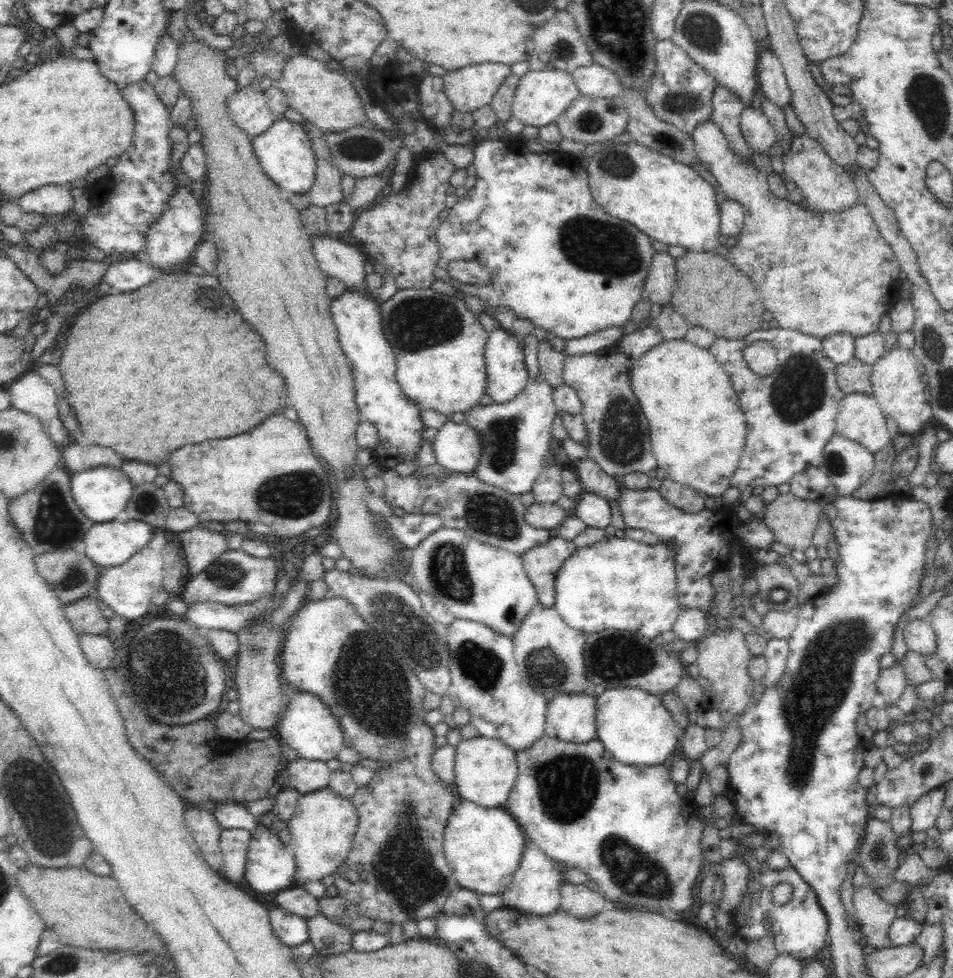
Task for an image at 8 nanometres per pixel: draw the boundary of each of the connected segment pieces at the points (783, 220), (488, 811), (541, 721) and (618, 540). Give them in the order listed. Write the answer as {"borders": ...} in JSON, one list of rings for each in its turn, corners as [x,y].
{"borders":[[[[713,118],[700,122],[691,137],[702,165],[714,175],[726,198],[740,203],[745,214],[741,234],[734,248],[729,247],[726,258],[740,272],[750,276],[756,290],[762,294],[764,308],[772,312],[778,326],[786,326],[820,340],[837,332],[859,337],[876,331],[882,316],[888,314],[899,296],[901,268],[890,245],[880,234],[869,208],[858,202],[840,212],[803,210],[798,203],[780,199],[770,192],[766,172],[758,169],[750,158],[732,150],[731,142]]],[[[461,799],[452,809],[448,826],[444,830],[444,854],[454,872],[459,887],[479,894],[498,894],[508,890],[513,876],[519,869],[524,852],[526,834],[521,826],[502,806],[484,808]]],[[[455,618],[454,622],[447,625],[447,645],[451,656],[449,669],[452,684],[449,690],[471,714],[470,723],[476,727],[479,736],[501,740],[516,752],[529,748],[533,742],[545,735],[548,699],[524,682],[513,655],[511,636],[500,634],[481,622]]],[[[611,531],[611,535],[587,548],[577,547],[562,566],[556,570],[554,580],[555,610],[562,620],[574,630],[586,634],[614,629],[637,633],[641,637],[654,639],[672,630],[680,614],[677,598],[677,582],[674,570],[674,549],[659,542],[654,546],[637,542]]]]}

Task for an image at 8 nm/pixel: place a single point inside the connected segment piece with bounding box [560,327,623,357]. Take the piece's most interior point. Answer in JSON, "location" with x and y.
{"location":[591,343]}

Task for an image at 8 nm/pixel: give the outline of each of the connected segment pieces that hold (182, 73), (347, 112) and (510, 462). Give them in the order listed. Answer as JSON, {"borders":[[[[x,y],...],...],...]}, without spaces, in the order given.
{"borders":[[[[186,34],[184,44],[178,52],[178,63],[173,77],[182,86],[181,92],[191,96],[192,123],[201,131],[200,141],[206,155],[209,185],[209,199],[206,202],[205,231],[202,240],[213,242],[218,251],[218,264],[214,270],[220,284],[230,294],[234,306],[240,310],[242,318],[262,336],[266,344],[268,364],[280,372],[286,380],[288,404],[296,408],[302,426],[306,428],[311,449],[326,464],[332,482],[338,487],[336,521],[330,525],[328,536],[340,545],[341,556],[347,558],[351,568],[358,569],[360,575],[368,579],[396,579],[402,583],[412,583],[408,571],[408,551],[396,542],[383,516],[374,514],[368,507],[368,496],[372,494],[362,468],[357,464],[357,452],[361,449],[356,442],[356,427],[362,420],[355,401],[355,382],[352,369],[345,352],[339,345],[336,327],[328,310],[331,298],[327,293],[327,274],[318,267],[312,250],[312,238],[300,220],[300,210],[292,207],[288,199],[280,198],[277,185],[262,169],[260,161],[252,149],[252,137],[236,127],[226,112],[226,98],[238,90],[230,60],[221,52],[201,44]]],[[[303,52],[285,62],[277,86],[286,95],[290,108],[298,110],[306,121],[324,133],[344,132],[364,126],[368,119],[360,96],[343,71],[330,69],[326,63],[309,58]]],[[[540,376],[536,381],[529,380],[524,387],[510,402],[498,404],[492,402],[489,405],[472,406],[464,410],[463,423],[476,430],[478,443],[480,443],[480,459],[473,474],[485,484],[496,486],[509,494],[523,495],[532,491],[536,478],[540,472],[548,466],[550,455],[550,438],[554,418],[557,414],[556,405],[552,400],[552,387]]]]}

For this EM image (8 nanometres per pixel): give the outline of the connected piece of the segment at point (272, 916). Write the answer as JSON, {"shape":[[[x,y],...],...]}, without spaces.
{"shape":[[[280,907],[269,910],[269,921],[276,937],[290,948],[309,940],[306,917],[290,913]]]}

